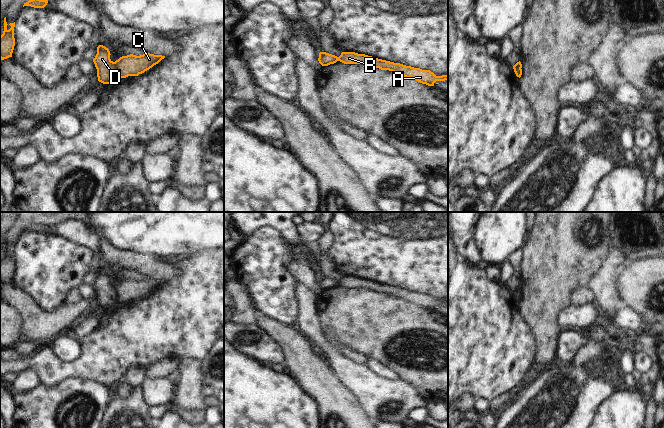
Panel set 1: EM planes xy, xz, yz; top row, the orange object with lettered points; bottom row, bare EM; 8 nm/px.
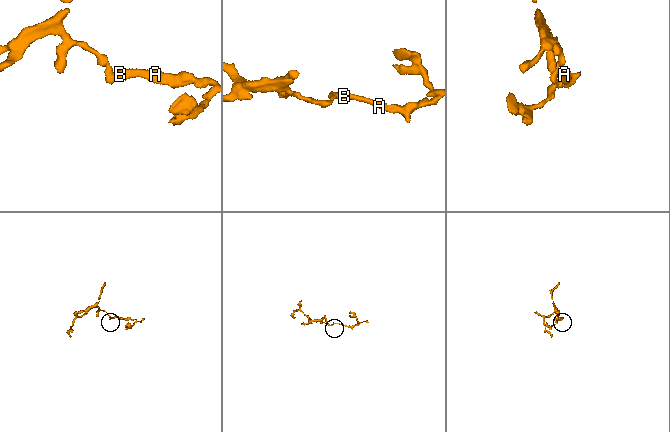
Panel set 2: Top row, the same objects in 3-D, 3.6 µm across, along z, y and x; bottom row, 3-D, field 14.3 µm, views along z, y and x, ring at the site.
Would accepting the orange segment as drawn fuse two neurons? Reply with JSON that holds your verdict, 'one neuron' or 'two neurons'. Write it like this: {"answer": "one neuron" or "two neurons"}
{"answer": "two neurons"}

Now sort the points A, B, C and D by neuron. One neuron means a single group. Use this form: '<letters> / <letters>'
A B C / D

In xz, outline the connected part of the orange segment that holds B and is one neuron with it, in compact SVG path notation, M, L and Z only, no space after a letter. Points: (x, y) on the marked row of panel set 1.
M342 52L339 56L339 61L344 64L365 64L381 70L389 70L428 86L434 86L436 81L448 80L448 75L436 76L430 70L422 70L355 52Z

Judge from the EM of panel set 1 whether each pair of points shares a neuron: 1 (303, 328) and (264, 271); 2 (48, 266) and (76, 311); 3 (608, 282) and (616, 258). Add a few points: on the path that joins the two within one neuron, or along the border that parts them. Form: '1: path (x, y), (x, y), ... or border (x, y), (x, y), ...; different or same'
1: border (298, 305), (298, 313), (294, 325); different
2: border (64, 302), (51, 309), (41, 307); different
3: path (608, 276), (613, 264); same

